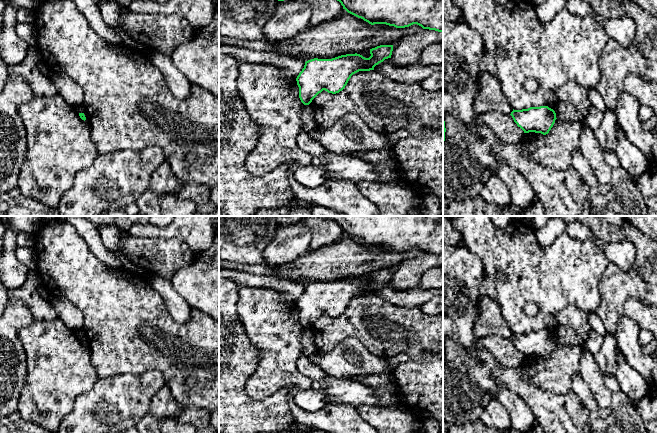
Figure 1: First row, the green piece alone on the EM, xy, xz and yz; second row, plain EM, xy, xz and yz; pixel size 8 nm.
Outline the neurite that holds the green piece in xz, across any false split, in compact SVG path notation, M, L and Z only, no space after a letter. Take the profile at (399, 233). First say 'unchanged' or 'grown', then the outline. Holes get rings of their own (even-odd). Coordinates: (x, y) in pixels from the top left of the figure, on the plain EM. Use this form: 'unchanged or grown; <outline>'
unchanged; M319 216L334 221L348 237L371 249L405 252L413 248L443 256L443 216Z

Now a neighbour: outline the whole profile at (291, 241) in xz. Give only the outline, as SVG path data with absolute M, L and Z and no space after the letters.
M300 222L278 225L273 240L263 252L266 263L279 267L308 253L312 236Z

